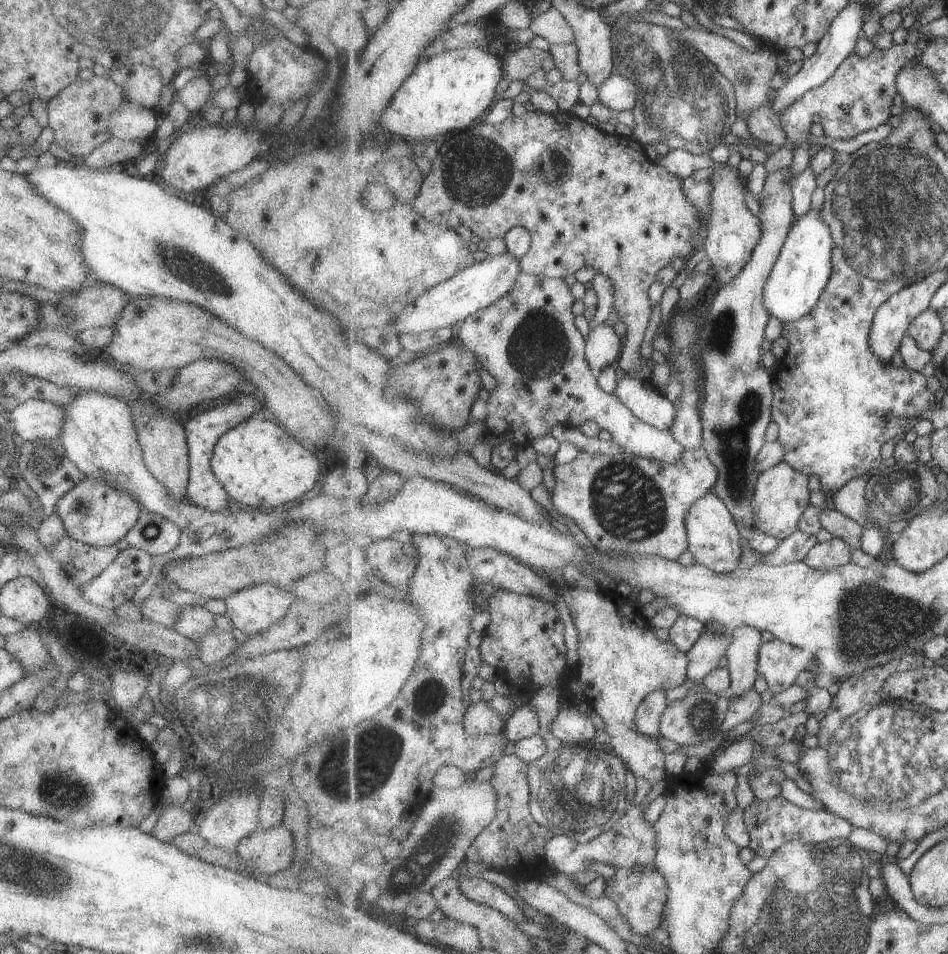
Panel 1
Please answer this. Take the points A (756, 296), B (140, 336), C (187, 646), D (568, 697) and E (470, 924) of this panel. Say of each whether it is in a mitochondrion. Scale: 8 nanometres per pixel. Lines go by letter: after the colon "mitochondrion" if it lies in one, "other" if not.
A: other
B: other
C: other
D: other
E: other

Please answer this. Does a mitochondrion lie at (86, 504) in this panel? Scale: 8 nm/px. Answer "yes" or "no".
yes

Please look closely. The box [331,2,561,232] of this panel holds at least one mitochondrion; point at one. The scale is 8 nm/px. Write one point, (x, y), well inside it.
(477, 171)

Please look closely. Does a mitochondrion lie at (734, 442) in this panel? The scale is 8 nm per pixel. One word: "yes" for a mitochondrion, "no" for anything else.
yes

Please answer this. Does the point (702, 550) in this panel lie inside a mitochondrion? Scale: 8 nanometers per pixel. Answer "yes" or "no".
no

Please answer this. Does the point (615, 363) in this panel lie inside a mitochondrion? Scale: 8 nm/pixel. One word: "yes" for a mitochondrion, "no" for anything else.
no

